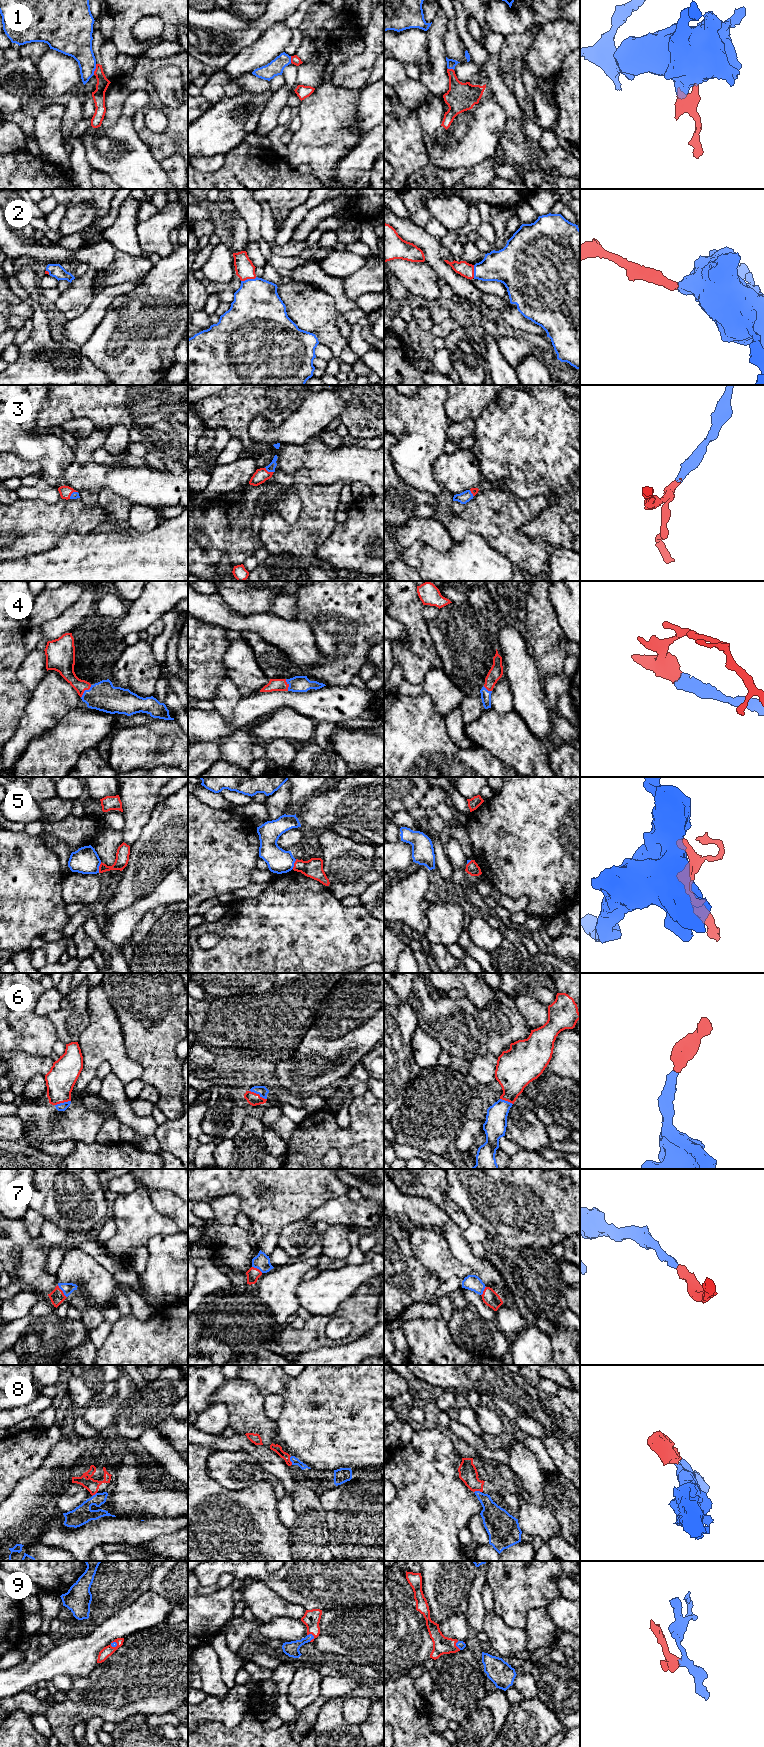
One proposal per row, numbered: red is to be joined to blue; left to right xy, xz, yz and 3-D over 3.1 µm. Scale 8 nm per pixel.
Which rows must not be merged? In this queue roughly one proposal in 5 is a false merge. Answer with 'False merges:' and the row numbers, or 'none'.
False merges: 1, 5, 8

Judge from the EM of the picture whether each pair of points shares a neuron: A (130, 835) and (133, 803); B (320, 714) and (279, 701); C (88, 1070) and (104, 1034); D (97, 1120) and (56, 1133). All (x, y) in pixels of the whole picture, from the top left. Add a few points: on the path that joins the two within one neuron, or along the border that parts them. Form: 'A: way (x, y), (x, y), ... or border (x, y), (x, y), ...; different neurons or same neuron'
A: way (133, 827), (133, 811); same neuron
B: way (310, 704), (301, 701), (289, 701); same neuron
C: way (91, 1061), (98, 1043); same neuron
D: way (87, 1122), (84, 1124), (66, 1125); same neuron

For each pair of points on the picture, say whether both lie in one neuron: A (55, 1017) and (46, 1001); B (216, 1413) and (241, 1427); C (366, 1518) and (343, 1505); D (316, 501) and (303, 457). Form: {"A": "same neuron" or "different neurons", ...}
{"A": "different neurons", "B": "different neurons", "C": "same neuron", "D": "different neurons"}

